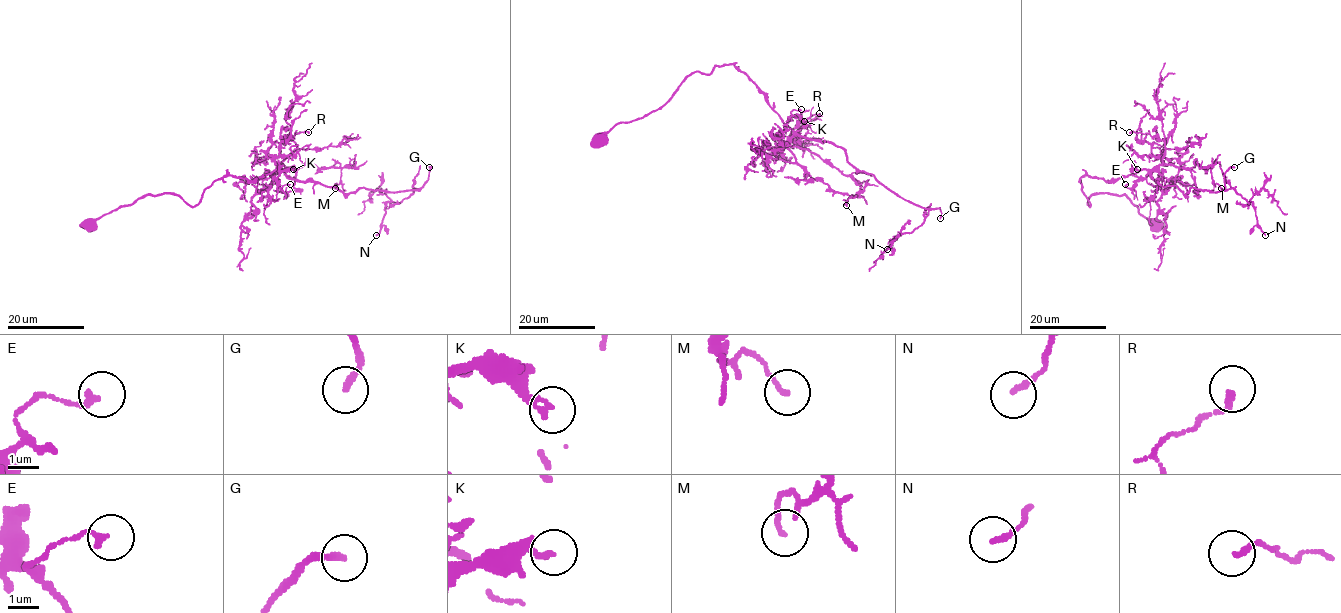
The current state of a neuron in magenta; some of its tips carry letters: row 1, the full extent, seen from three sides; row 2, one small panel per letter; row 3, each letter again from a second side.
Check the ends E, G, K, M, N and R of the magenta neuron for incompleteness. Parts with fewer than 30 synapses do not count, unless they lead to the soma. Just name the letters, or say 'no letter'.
G

